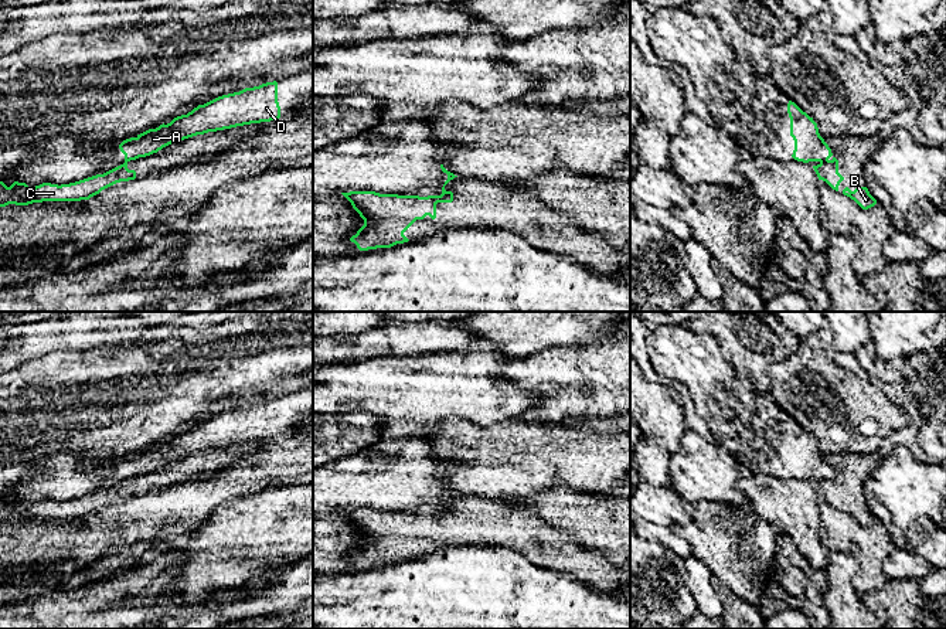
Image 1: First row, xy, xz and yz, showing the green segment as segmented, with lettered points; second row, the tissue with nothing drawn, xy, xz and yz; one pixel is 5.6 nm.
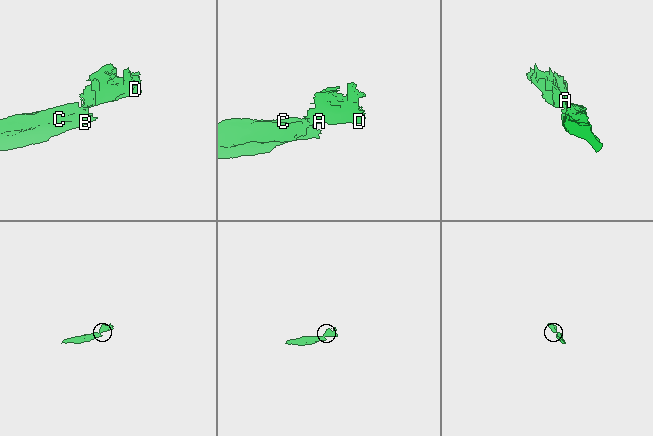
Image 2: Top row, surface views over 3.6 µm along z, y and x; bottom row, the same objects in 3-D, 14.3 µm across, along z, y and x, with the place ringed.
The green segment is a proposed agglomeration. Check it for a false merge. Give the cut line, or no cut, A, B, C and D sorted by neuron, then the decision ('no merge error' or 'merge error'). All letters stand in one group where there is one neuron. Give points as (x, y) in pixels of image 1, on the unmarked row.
cut in yz along (827, 476), (820, 480); A D / B C; merge error

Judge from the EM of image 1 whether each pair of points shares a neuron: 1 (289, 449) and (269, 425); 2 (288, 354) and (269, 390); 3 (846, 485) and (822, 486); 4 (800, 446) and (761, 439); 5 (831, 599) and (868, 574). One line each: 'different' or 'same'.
1: different
2: different
3: same
4: same
5: different

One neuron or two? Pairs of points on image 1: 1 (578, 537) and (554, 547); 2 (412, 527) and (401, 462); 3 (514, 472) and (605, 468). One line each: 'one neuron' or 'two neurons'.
1: two neurons
2: two neurons
3: one neuron

